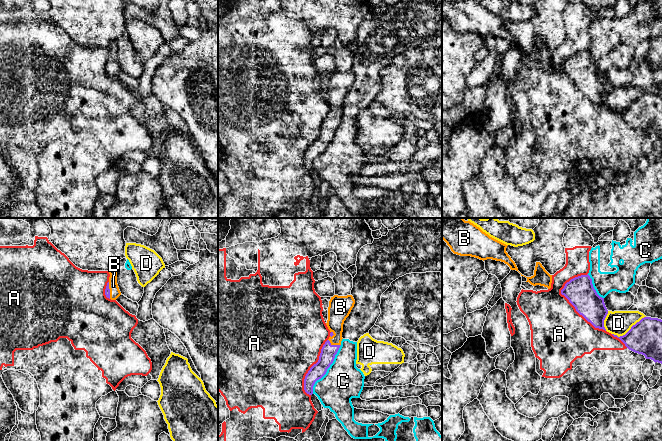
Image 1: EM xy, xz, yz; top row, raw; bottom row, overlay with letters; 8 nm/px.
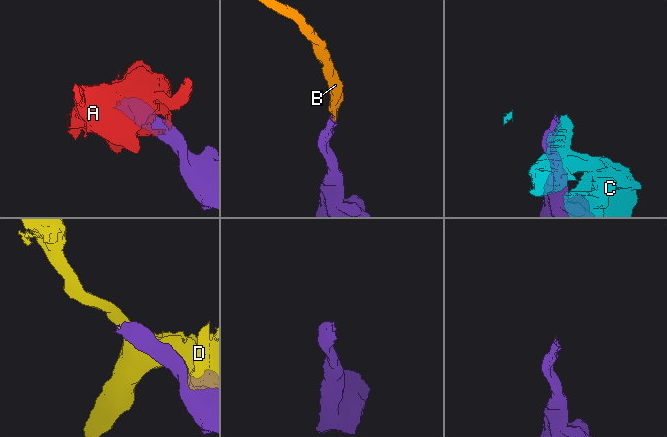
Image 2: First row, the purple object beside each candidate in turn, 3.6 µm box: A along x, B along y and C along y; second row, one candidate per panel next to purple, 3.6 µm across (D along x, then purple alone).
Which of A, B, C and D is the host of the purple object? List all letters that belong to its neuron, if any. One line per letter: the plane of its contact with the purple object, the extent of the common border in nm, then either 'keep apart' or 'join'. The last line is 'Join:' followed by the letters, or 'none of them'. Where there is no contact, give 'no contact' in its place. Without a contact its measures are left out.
A: contact in yz; length 500 nm; keep apart
B: contact in xz; length 120 nm; join
C: contact in xz; length 460 nm; keep apart
D: contact in yz; length 300 nm; keep apart
Join: B

